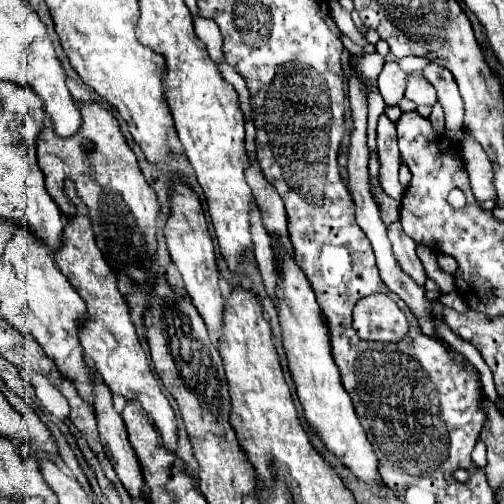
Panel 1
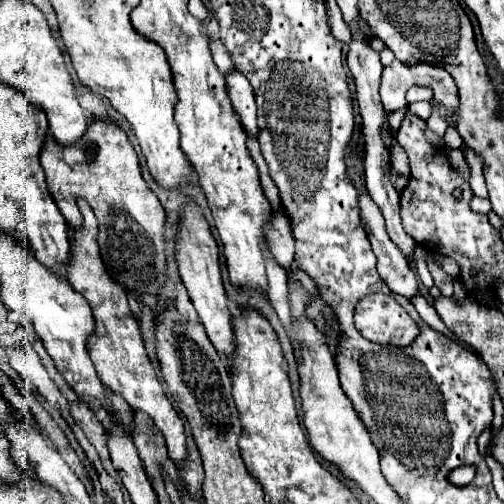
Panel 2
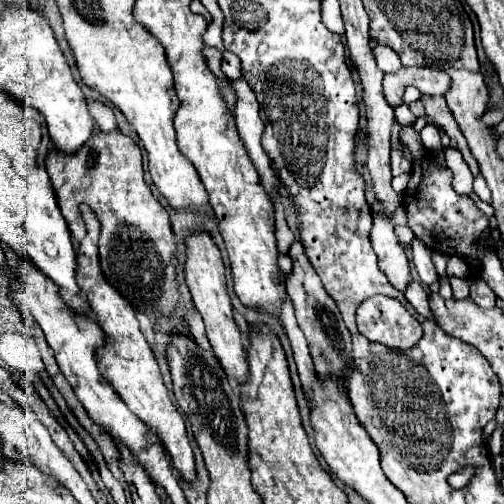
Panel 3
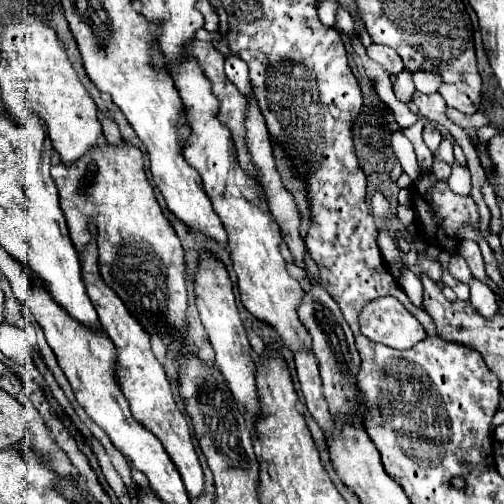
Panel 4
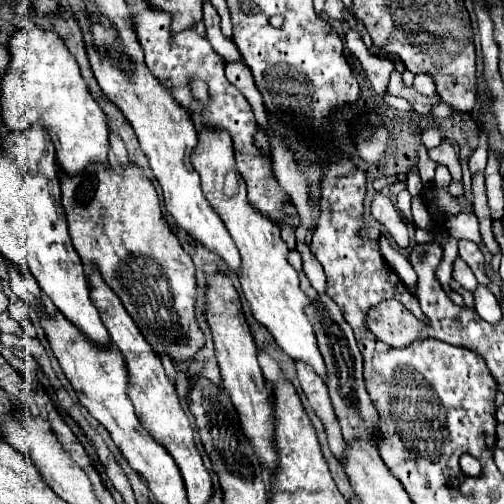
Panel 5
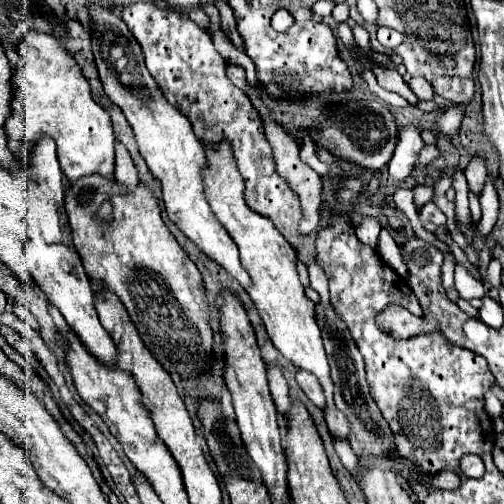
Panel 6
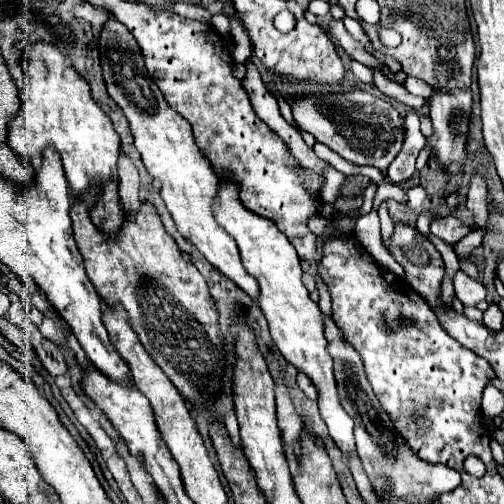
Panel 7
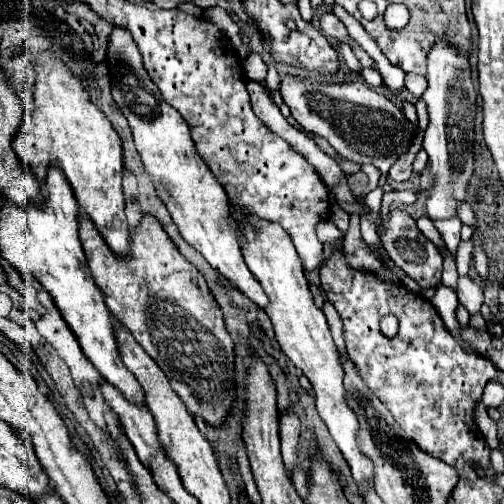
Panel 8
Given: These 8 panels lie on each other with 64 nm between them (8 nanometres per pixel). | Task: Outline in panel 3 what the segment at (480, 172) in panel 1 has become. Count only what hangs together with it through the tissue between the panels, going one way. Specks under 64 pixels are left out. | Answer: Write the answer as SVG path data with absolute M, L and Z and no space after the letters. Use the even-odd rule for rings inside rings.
M482 176L474 178L474 192L476 192L476 195L482 202L488 202L488 204L490 204L490 200L492 200L492 192L488 190L488 186L486 186L486 182L484 182Z

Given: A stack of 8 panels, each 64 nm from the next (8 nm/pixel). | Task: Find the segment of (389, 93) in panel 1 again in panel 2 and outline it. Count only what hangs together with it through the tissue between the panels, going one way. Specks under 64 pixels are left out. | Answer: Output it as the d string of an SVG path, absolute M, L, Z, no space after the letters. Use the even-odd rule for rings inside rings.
M394 62L382 72L380 96L382 96L384 108L388 108L390 112L404 108L404 96L410 86L430 88L434 92L434 100L444 102L450 112L458 104L456 84L446 70L430 64L406 66L406 64Z

